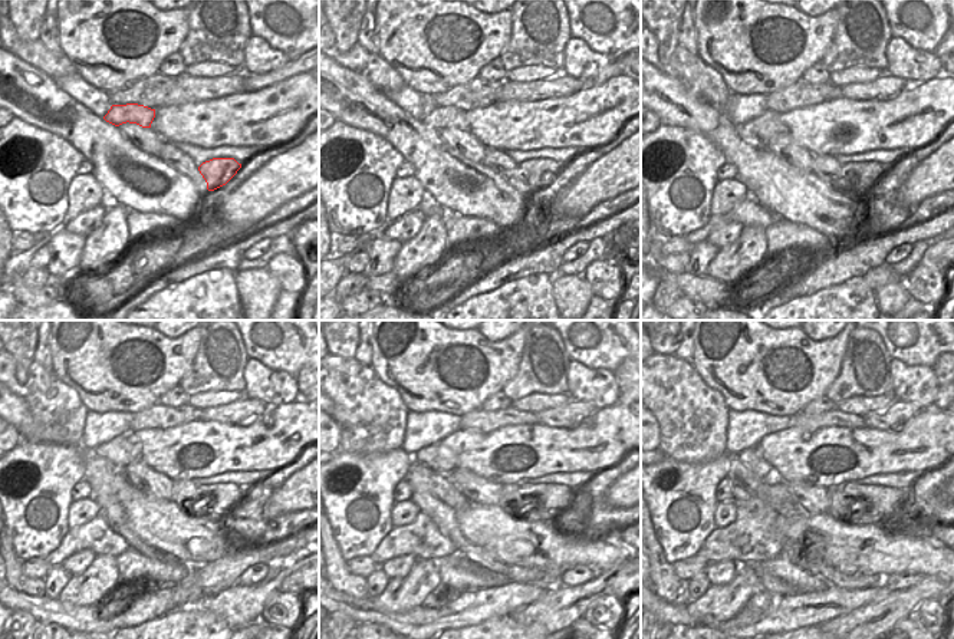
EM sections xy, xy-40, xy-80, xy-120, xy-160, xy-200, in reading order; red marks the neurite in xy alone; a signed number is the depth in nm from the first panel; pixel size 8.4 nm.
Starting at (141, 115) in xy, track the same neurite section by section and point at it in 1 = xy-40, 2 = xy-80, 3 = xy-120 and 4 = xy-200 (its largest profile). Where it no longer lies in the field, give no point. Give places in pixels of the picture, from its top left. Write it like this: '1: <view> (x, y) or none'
1: xy-40 (443, 117)
2: xy-80 (767, 125)
3: xy-120 (119, 451)
4: xy-200 (752, 457)

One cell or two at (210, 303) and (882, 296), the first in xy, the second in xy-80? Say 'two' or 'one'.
two

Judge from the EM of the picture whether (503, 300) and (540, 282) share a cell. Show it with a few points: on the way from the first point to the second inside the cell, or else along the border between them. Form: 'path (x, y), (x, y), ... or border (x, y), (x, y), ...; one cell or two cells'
path (512, 300), (525, 297), (532, 290); one cell

